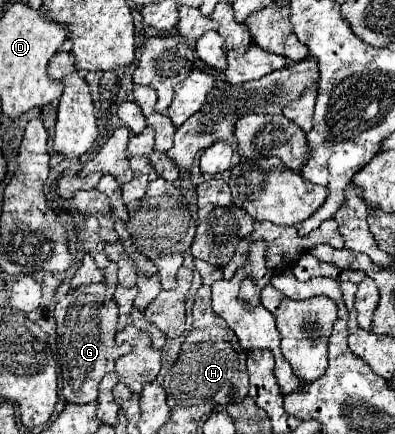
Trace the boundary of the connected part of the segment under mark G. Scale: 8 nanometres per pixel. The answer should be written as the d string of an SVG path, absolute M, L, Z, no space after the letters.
M105 281L71 289L55 307L59 365L63 375L63 397L67 403L91 403L105 373L115 369L115 361L131 351L129 343L117 345L117 303L107 295Z

